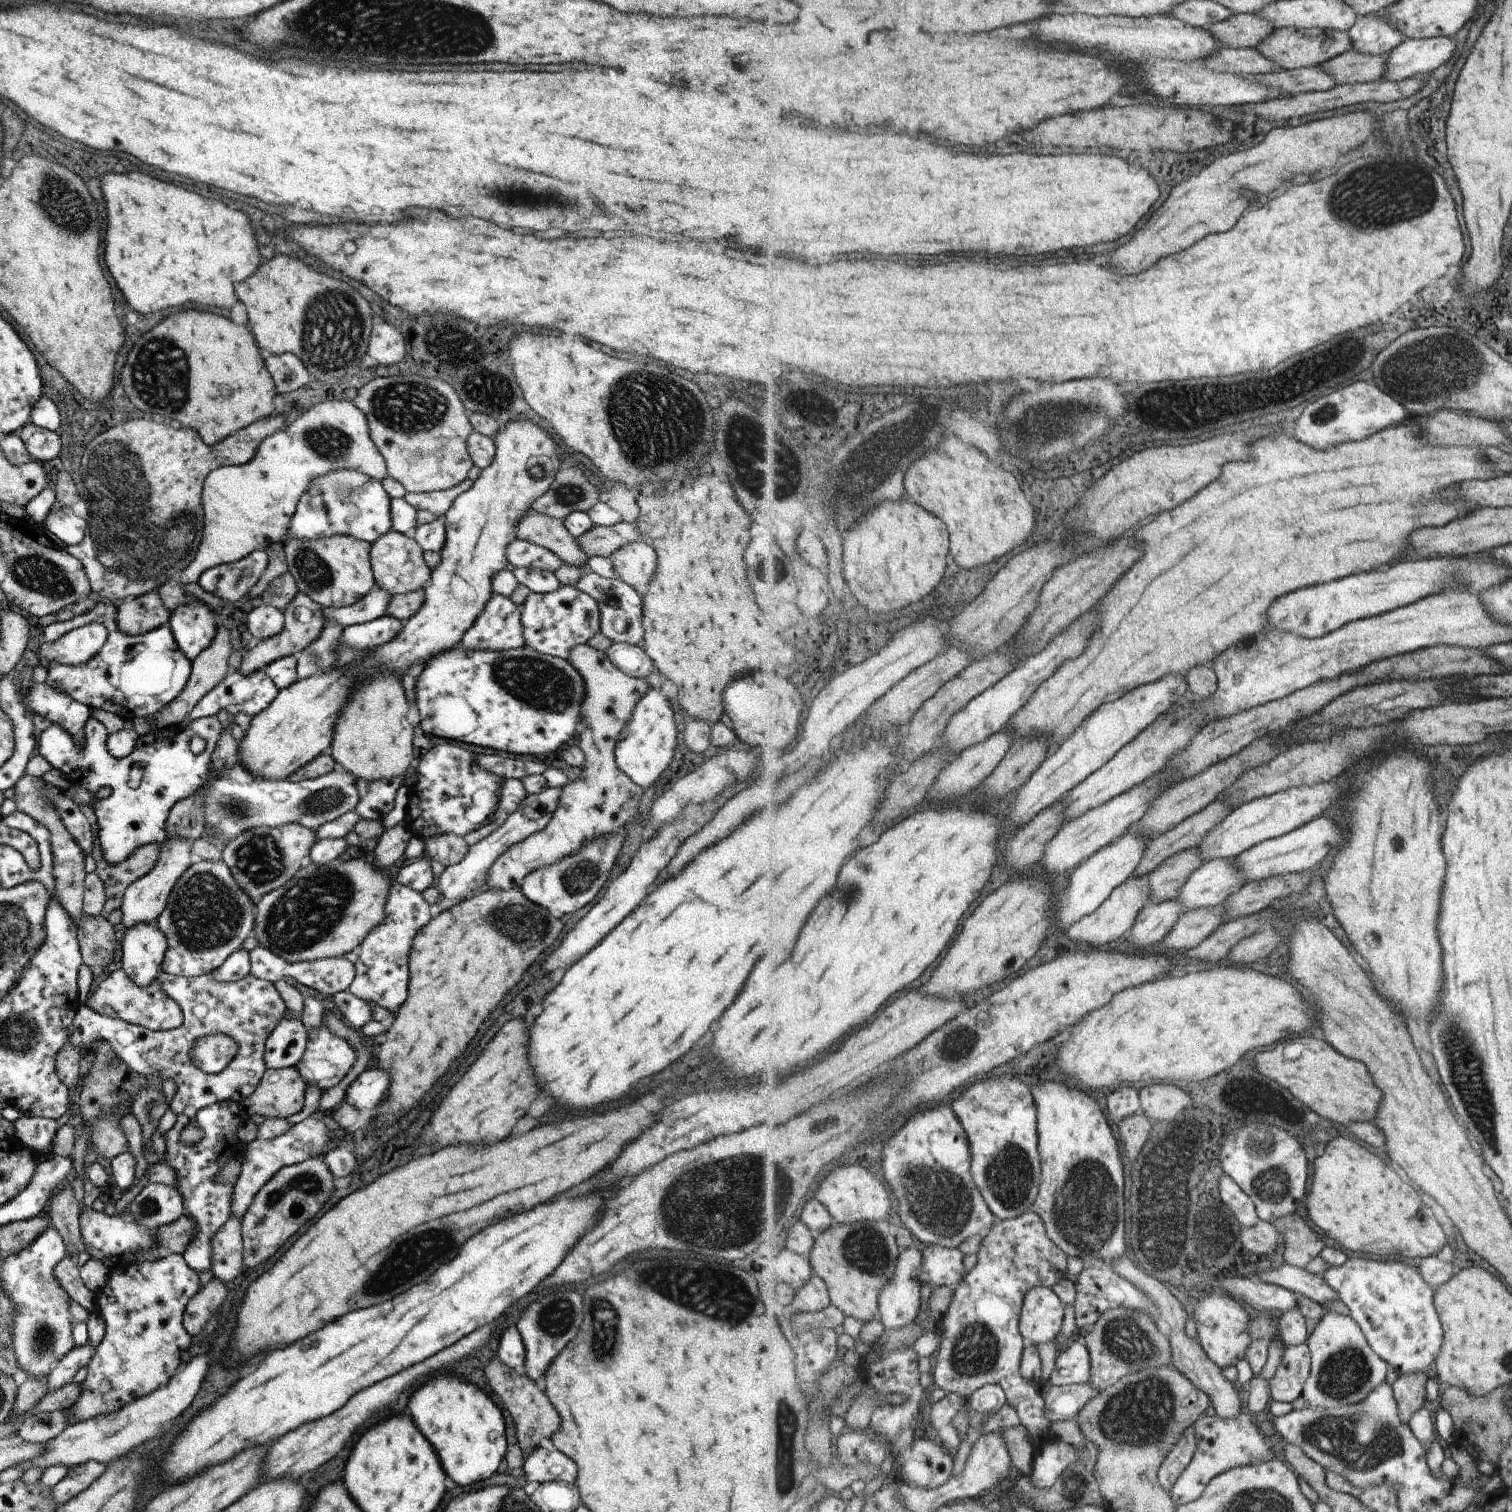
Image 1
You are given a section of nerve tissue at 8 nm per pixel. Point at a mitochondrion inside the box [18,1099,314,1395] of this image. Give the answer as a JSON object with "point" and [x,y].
{"point":[42,1338]}

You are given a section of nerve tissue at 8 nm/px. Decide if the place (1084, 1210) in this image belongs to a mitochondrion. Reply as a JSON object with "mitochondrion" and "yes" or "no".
{"mitochondrion":"yes"}

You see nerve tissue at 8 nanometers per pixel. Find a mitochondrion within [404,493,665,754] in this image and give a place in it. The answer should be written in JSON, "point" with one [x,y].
{"point":[537,683]}

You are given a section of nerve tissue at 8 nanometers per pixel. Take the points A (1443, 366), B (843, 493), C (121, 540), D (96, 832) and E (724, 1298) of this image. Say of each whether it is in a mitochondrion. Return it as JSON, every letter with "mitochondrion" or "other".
{"A":"mitochondrion","B":"mitochondrion","C":"mitochondrion","D":"other","E":"mitochondrion"}

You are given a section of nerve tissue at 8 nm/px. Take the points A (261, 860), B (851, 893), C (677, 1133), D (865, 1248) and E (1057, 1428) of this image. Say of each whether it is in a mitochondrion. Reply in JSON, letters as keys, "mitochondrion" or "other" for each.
{"A":"mitochondrion","B":"mitochondrion","C":"other","D":"mitochondrion","E":"other"}

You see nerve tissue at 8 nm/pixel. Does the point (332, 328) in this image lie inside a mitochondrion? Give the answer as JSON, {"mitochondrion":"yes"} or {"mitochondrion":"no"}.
{"mitochondrion":"yes"}

